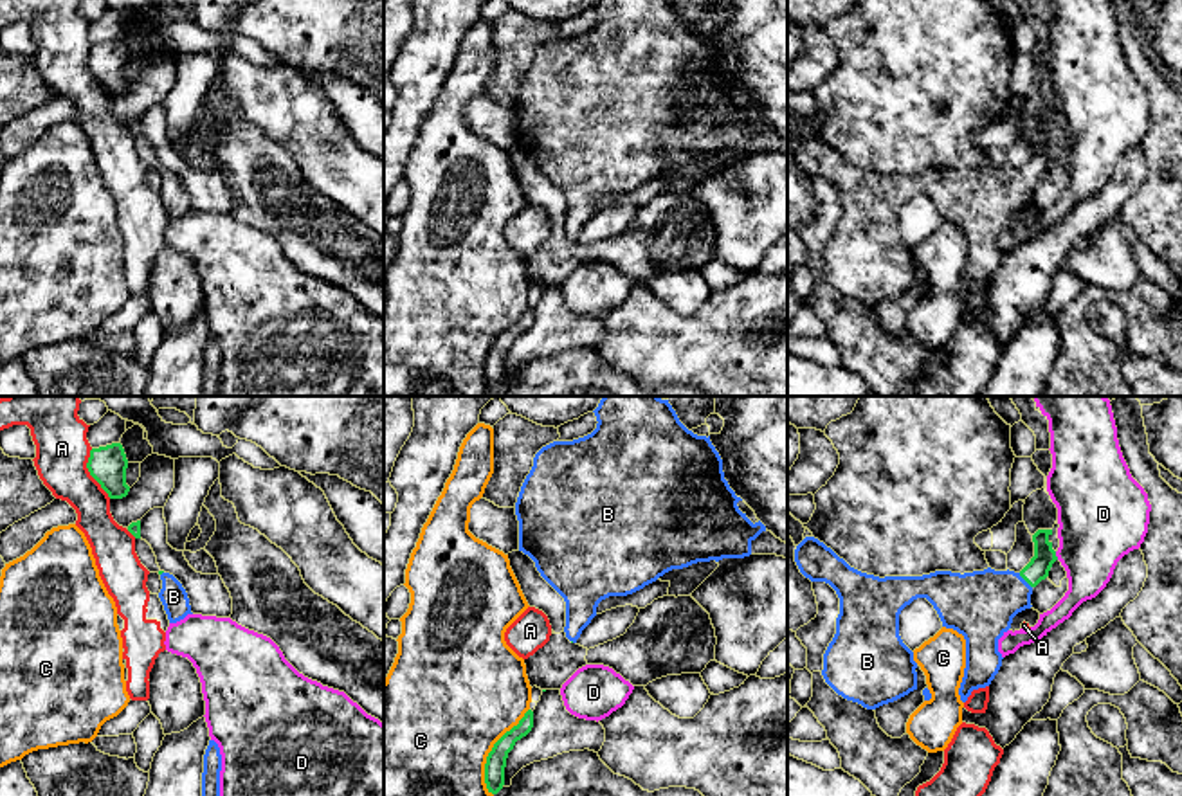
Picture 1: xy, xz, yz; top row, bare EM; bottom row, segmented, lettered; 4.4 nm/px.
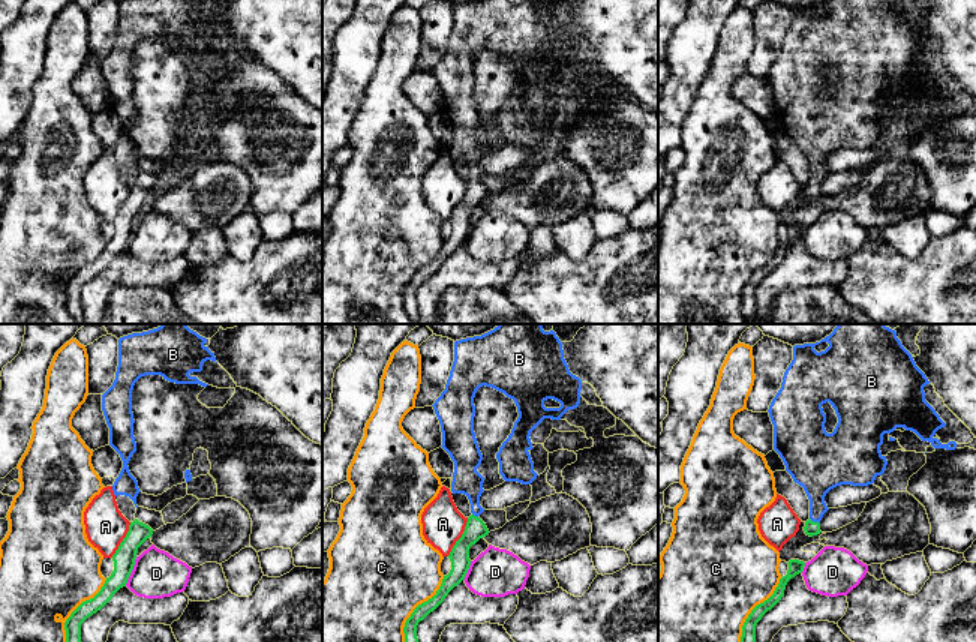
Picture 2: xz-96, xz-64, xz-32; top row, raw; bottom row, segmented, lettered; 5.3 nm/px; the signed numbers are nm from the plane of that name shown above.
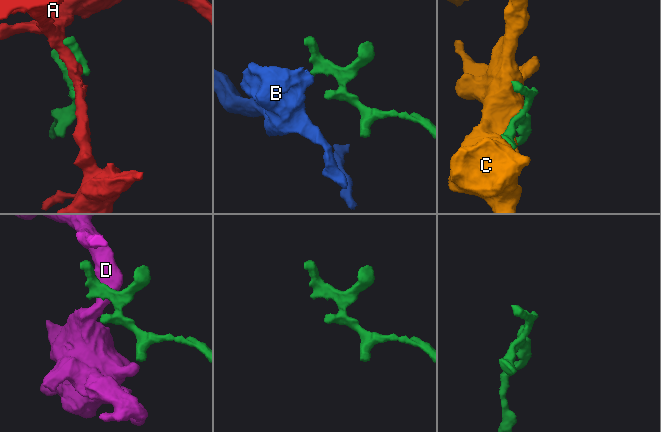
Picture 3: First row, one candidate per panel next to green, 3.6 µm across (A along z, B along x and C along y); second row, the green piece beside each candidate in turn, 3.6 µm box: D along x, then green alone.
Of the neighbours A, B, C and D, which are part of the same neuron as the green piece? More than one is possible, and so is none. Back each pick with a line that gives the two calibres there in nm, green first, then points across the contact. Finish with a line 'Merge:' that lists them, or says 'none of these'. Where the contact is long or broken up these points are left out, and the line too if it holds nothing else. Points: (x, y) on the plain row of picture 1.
B: 100/300 nm | across yz (1036, 166), (1024, 175), (1009, 189), (981, 202)
Merge: B

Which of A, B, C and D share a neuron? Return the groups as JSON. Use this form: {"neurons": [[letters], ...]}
{"neurons": [["A"], ["B"], ["C"], ["D"]]}

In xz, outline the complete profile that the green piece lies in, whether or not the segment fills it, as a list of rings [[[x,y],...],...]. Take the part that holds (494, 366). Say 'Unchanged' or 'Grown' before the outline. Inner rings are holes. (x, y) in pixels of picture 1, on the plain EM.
Unchanged. [[[528,306],[524,313],[506,328],[492,344],[485,360],[485,380],[488,389],[497,391],[505,382],[505,364],[508,349],[514,346],[515,339],[526,333],[533,324],[533,308]]]

